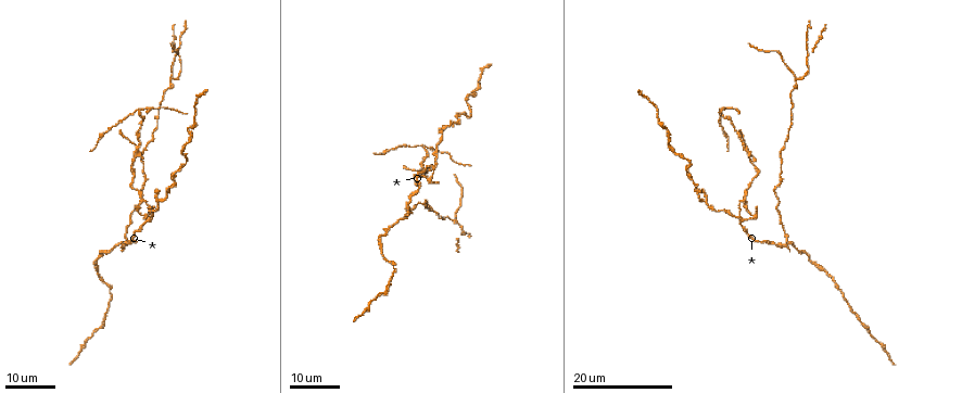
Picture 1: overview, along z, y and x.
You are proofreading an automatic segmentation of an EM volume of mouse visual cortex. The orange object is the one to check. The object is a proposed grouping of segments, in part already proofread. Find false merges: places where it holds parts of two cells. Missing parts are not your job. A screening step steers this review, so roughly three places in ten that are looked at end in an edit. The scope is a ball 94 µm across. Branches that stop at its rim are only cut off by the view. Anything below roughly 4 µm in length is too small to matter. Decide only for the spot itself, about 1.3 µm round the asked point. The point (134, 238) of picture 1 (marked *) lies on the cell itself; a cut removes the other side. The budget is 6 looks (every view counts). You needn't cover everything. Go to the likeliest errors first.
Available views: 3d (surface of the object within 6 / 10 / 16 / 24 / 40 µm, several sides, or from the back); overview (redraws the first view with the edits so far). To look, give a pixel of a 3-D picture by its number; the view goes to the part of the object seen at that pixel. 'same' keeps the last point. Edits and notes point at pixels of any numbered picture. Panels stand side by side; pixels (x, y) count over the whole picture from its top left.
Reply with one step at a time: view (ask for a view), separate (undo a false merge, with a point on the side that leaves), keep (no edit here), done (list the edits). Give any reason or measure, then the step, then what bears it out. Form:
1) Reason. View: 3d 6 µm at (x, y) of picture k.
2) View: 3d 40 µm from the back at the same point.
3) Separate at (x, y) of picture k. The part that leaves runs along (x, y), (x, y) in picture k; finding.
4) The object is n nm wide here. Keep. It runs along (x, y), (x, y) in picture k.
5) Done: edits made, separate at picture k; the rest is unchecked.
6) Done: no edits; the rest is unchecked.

Small branch off a trunk. View: 3d 16 µm at (787, 243) of picture 1.

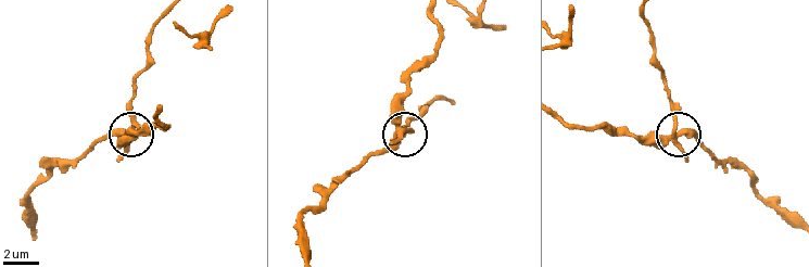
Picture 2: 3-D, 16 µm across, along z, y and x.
Zoom in. View: 3d 6 µm at (673, 130) of picture 2.

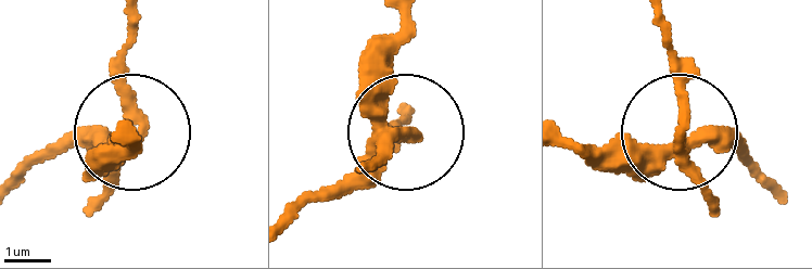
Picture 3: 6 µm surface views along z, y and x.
Separate at (88, 204) of picture 3. The part that leaves runs along (679, 144), (679, 66), (662, 20) in picture 3; a second cell is stuck on.

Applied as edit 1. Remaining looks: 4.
Small branch off a trunk. View: 3d 24 µm at (136, 111) of picture 1.

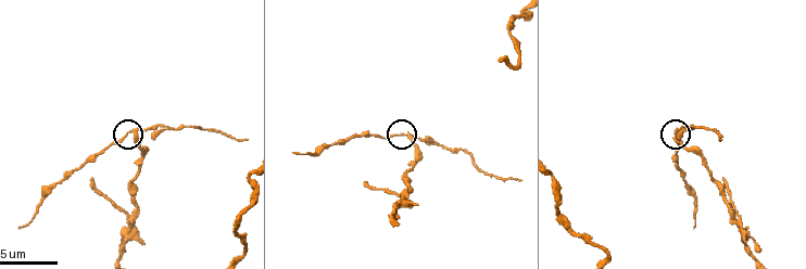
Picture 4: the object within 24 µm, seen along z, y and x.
View: 3d 6 µm at (130, 131) of picture 4.

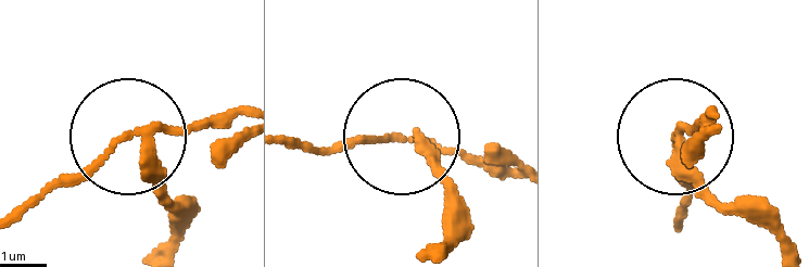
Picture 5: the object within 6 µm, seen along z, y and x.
Separate at (212, 122) of picture 5. The part that leaves runs along (147, 124), (11, 210) in picture 5; two cells meet here.

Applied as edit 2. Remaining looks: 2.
Thin arm on a thick one. View: 3d 16 µm at (739, 216) of picture 1.

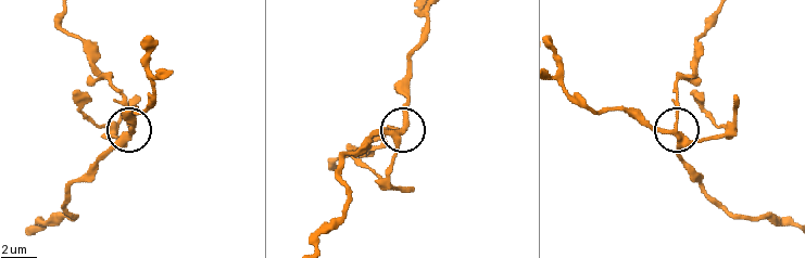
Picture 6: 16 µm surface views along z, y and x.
View: 3d 6 µm at (675, 129) of picture 6.

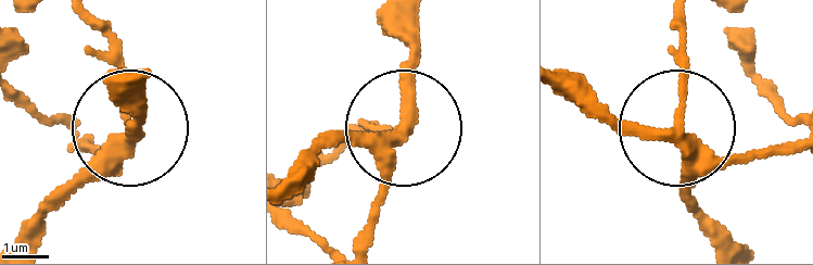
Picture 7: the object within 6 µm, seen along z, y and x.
The side arm is 30 µm long. Keep. It runs along (726, 236), (691, 189), (680, 14) in picture 7; all the same cell.

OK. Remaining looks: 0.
Done: edits made, separate at picture 3, separate at picture 5; the rest is unchecked.

